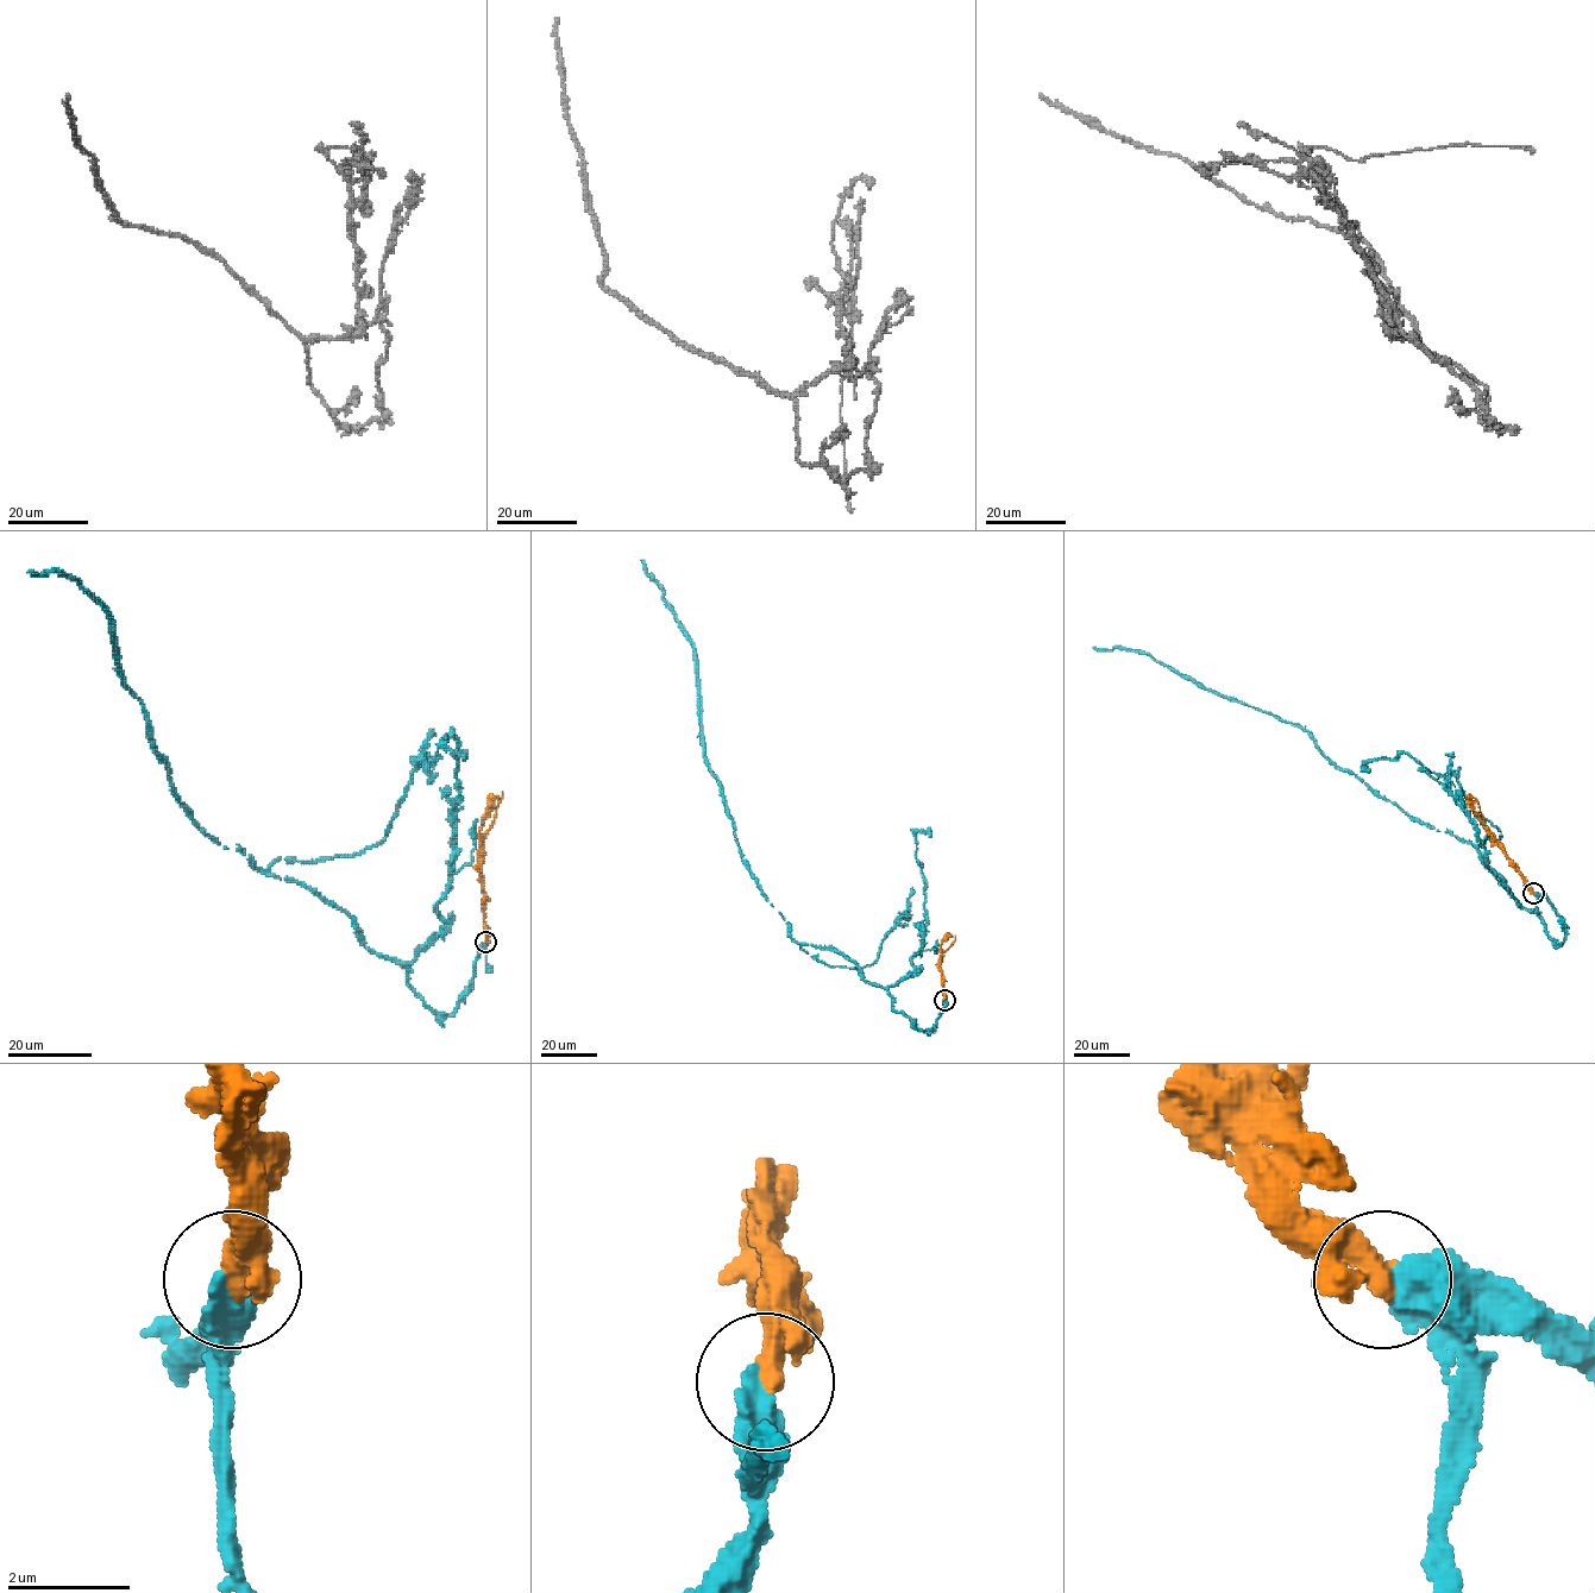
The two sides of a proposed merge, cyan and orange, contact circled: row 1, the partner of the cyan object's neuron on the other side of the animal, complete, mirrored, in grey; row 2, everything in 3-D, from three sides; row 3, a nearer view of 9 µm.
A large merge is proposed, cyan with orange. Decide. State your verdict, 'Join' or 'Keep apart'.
Join

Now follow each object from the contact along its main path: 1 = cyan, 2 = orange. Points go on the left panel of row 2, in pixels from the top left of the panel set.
1: (487, 942), (440, 1020), (355, 920), (214, 842), (177, 799), (108, 614), (76, 579), (29, 571)
2: (487, 942), (479, 861), (502, 792)

